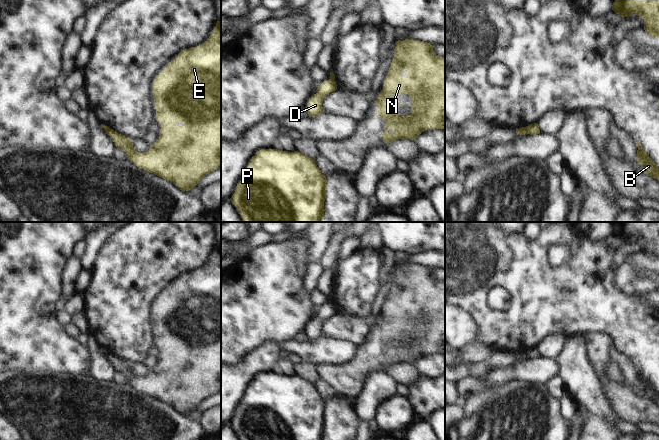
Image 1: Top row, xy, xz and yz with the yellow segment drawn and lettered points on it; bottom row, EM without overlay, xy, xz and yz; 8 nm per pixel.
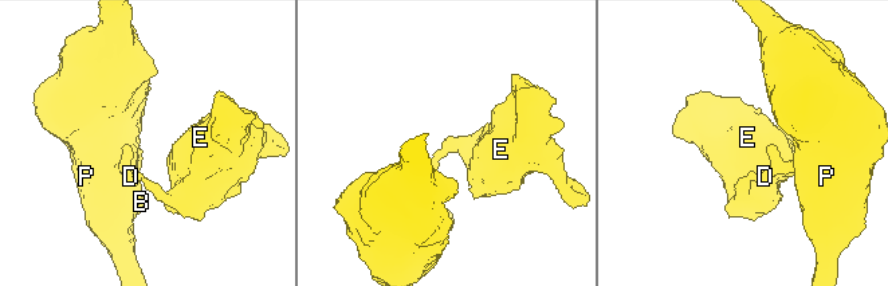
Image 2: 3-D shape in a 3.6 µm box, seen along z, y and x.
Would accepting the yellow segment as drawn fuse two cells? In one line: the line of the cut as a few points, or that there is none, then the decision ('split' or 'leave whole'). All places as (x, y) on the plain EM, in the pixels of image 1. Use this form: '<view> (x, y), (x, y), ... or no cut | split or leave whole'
yz (525, 351), (528, 357) | split

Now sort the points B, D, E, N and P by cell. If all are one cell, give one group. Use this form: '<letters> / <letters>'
B D P / E N

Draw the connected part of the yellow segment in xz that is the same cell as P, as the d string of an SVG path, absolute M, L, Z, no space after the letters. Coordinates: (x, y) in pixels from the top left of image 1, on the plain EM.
M261 373L248 387L230 424L240 440L324 440L326 406L315 385L307 379Z

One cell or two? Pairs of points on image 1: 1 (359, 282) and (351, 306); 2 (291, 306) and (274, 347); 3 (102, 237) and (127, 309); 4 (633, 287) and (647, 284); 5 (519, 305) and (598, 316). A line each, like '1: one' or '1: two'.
1: one
2: two
3: two
4: one
5: one

